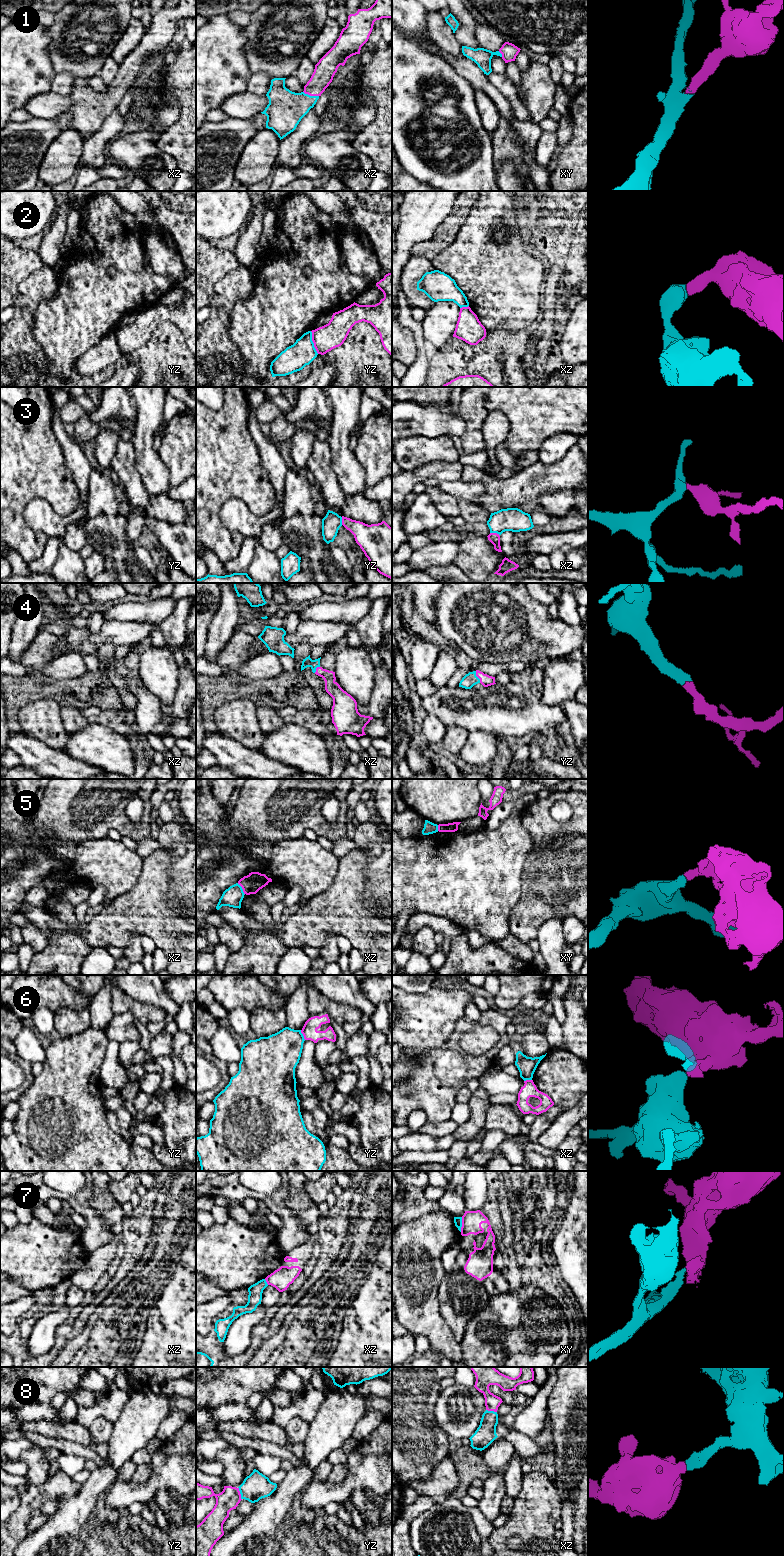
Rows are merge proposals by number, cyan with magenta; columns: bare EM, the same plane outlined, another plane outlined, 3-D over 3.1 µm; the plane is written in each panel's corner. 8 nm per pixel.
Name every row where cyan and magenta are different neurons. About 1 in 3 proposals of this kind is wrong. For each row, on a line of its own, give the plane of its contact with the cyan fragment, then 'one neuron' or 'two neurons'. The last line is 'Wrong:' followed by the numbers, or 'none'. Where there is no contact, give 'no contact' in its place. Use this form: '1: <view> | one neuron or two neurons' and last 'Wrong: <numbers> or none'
1: xz | one neuron
2: yz | two neurons
3: xz | one neuron
4: yz | one neuron
5: xz | two neurons
6: yz | two neurons
7: xy | two neurons
8: yz | one neuron
Wrong: 2, 5, 6, 7

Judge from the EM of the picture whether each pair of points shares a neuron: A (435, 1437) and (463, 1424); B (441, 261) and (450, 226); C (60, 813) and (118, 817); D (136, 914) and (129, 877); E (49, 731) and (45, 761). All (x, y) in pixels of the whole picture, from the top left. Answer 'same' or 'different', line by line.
A: different
B: different
C: same
D: different
E: different

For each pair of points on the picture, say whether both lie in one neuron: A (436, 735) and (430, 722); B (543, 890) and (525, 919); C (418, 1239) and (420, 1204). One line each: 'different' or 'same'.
A: same
B: same
C: different

